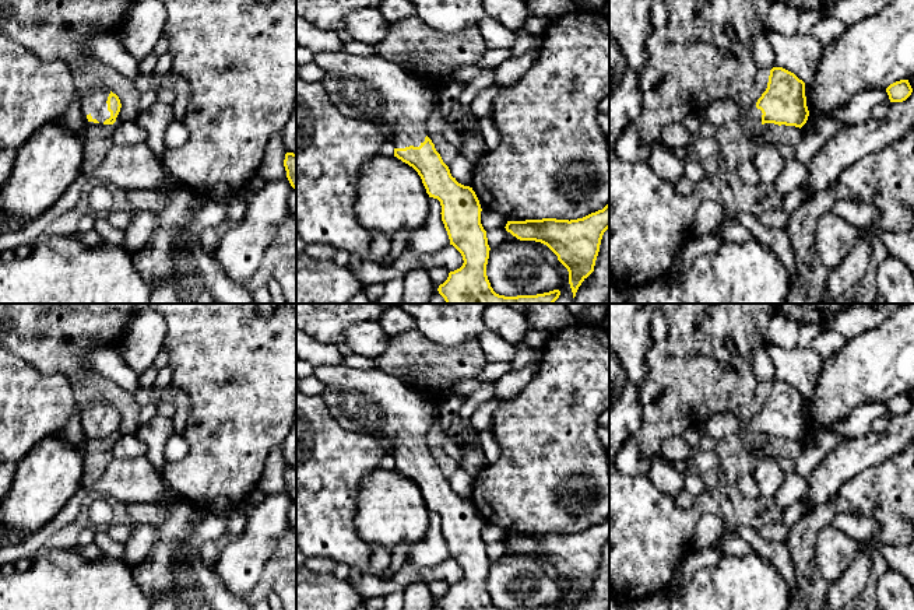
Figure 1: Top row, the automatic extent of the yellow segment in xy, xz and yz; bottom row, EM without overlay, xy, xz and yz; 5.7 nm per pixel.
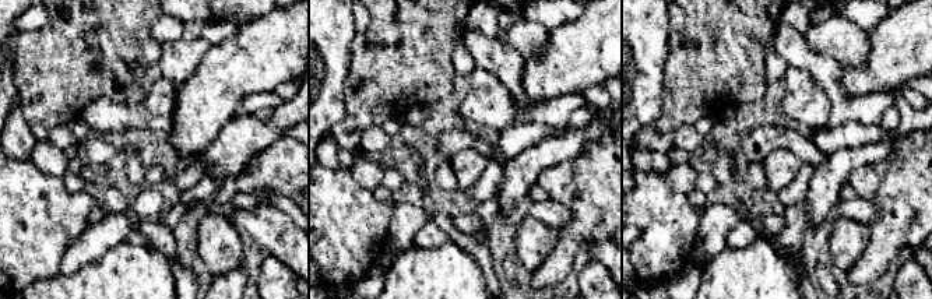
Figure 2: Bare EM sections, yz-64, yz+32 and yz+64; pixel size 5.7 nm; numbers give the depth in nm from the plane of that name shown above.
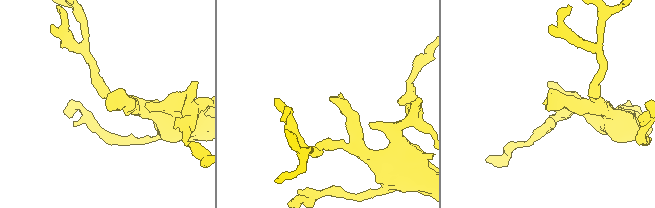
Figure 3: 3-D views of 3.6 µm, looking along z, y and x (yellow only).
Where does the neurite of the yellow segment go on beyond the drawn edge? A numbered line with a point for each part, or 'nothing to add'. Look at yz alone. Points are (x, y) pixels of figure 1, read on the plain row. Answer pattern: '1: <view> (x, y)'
1: yz (720, 426)

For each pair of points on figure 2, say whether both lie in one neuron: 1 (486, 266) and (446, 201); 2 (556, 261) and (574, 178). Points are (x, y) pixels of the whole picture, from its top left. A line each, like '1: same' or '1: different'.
1: same
2: same

